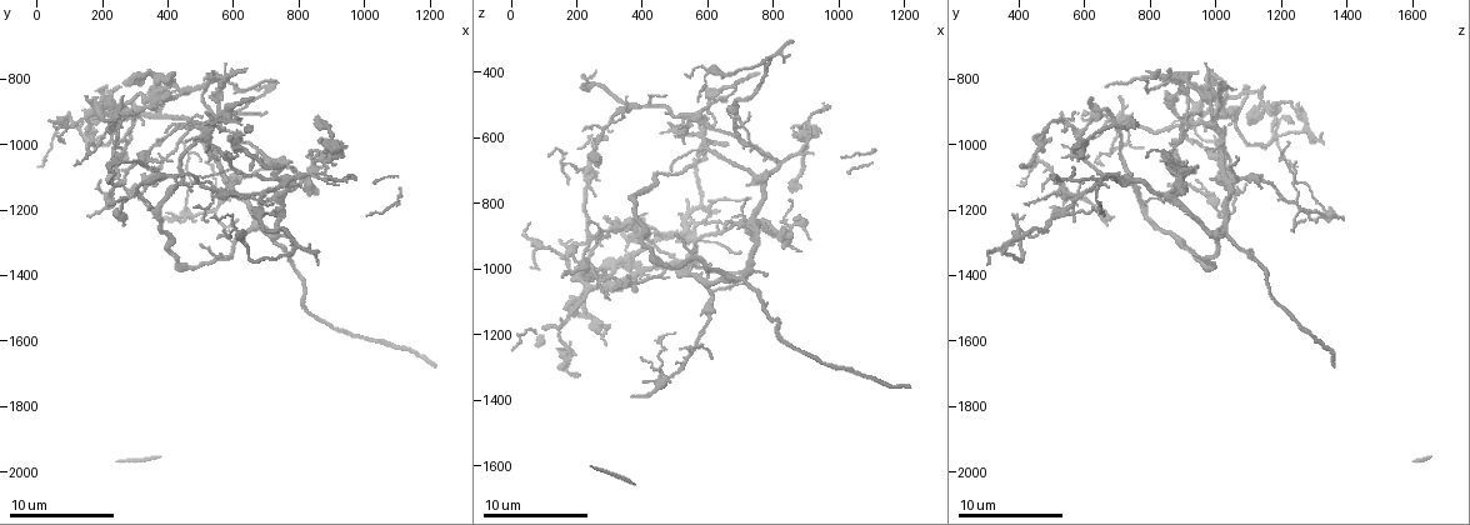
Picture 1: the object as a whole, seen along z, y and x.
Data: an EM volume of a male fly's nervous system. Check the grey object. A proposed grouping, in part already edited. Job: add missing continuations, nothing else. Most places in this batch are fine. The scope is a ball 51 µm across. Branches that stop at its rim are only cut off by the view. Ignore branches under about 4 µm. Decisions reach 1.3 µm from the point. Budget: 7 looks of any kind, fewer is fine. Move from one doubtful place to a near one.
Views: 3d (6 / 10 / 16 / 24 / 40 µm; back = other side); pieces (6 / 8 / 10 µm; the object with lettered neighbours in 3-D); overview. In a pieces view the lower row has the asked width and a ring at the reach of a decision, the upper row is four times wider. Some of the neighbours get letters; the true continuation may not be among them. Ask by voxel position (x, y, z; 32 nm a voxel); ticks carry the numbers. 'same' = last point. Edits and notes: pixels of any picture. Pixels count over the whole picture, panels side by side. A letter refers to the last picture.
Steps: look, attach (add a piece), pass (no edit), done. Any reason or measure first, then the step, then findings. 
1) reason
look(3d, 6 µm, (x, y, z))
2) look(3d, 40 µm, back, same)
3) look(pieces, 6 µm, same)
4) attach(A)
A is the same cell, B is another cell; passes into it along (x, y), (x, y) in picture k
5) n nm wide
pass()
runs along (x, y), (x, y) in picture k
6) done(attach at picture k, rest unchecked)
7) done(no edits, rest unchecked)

an open end
look(pieces, 10 µm, (660, 1080, 870))

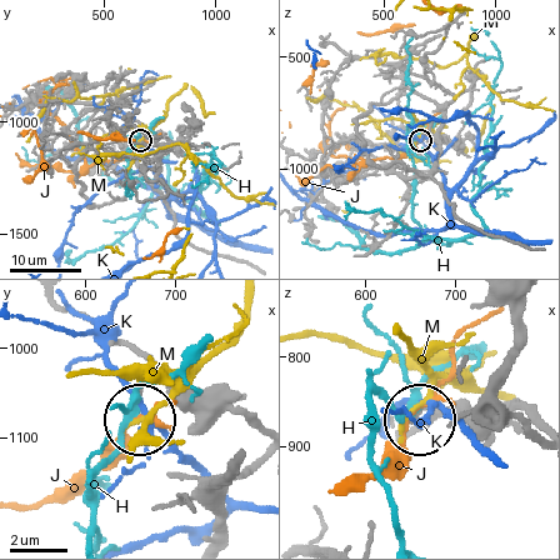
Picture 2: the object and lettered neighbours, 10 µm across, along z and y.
pass()
H, J, K and M are other cells; none of them fits

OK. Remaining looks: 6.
free end
look(pieces, 6 µm, (500, 1310, 900))

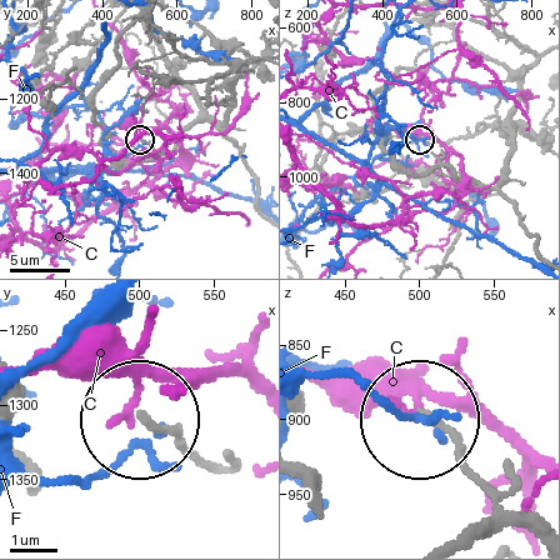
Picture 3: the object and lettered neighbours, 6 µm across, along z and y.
pass()
C and F are other cells; runs along (194, 458), (138, 418) in picture 3; none of them fits

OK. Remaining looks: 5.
end of a long branch
look(pieces, 10 µm, (270, 1250, 670))

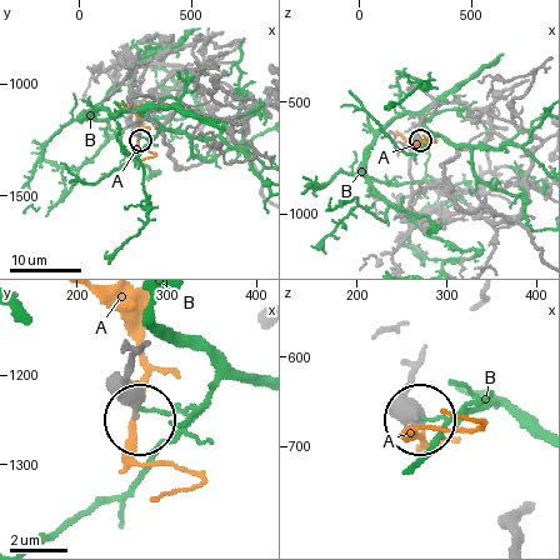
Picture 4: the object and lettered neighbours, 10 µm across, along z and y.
420 nm wide
pass()
A and B are other cells; runs along (419, 364), (406, 393), (414, 419) in picture 4; no lettered piece goes on from it

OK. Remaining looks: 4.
done(no edits, rest unchecked)

